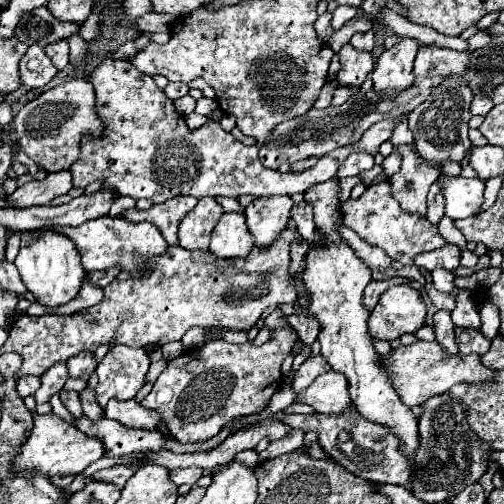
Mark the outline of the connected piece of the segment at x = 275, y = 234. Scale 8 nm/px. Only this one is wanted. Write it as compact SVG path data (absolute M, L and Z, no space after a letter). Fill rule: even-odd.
M289 195L257 197L247 205L247 227L257 245L271 245L275 239L279 239L281 231L287 227L291 207L293 199Z

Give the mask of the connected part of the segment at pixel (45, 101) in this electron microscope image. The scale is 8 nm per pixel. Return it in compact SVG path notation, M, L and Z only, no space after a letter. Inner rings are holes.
M71 79L25 103L13 119L19 147L47 173L69 169L81 151L81 135L101 133L101 119L93 115L95 99L93 85L87 79Z

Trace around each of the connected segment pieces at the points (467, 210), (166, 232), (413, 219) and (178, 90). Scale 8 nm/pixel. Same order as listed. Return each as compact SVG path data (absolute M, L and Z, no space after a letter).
M447 177L439 179L441 193L445 197L445 215L455 219L465 219L475 215L475 211L483 203L485 183L481 179L465 179L465 177Z
M181 195L177 199L169 199L165 203L159 203L159 205L153 205L151 209L147 211L141 211L137 207L133 209L125 209L121 213L123 219L129 219L129 221L151 221L159 227L159 231L163 233L165 241L169 245L179 245L179 239L177 239L177 227L181 223L181 219L197 205L199 199L189 199L187 195Z
M387 181L367 187L359 199L345 201L341 207L341 213L343 213L343 223L349 229L353 229L363 241L367 241L369 245L381 247L391 259L403 265L413 265L415 255L427 253L445 245L445 239L439 235L437 227L431 225L425 217L409 215L409 211L401 211L401 205L393 199L391 187Z
M167 83L167 87L165 87L163 91L165 91L165 95L167 95L171 101L175 101L175 99L187 95L187 93L189 93L189 87L187 87L187 83Z

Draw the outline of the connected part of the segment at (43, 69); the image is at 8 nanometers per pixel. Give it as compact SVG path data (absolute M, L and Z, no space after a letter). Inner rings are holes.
M31 45L27 49L27 53L19 61L21 83L27 85L27 87L31 87L31 89L45 87L55 77L55 73L57 73L57 69L53 67L51 59L37 45Z

